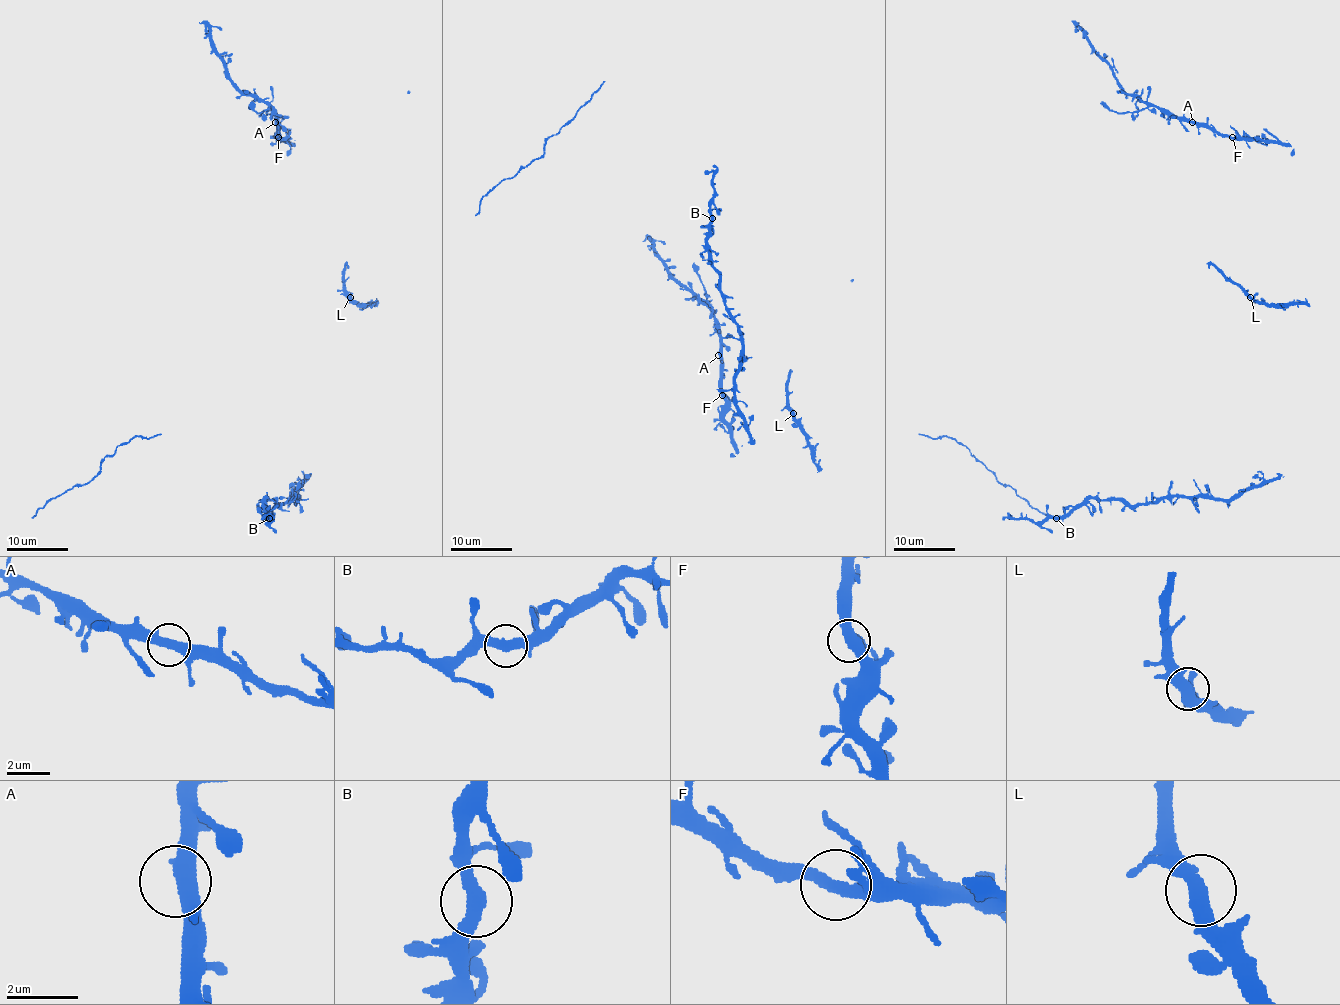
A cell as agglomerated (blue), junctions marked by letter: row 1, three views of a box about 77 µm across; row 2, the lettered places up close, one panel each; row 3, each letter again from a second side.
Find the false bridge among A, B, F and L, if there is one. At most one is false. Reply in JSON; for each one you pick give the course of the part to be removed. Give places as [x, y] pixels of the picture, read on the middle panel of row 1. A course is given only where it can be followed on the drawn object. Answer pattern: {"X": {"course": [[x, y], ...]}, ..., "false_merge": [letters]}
{"false_merge": []}

